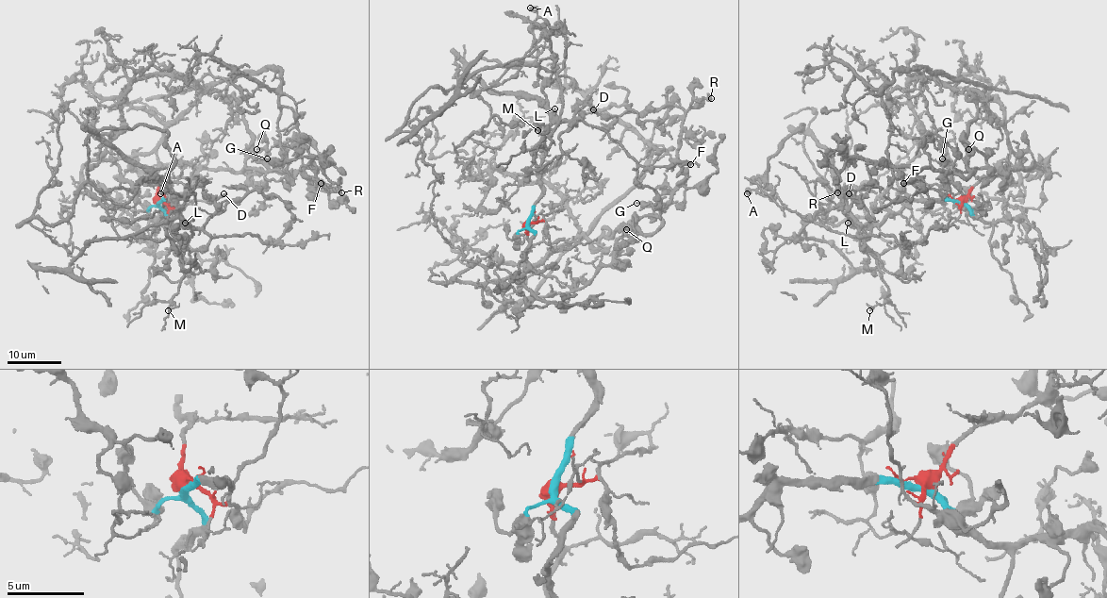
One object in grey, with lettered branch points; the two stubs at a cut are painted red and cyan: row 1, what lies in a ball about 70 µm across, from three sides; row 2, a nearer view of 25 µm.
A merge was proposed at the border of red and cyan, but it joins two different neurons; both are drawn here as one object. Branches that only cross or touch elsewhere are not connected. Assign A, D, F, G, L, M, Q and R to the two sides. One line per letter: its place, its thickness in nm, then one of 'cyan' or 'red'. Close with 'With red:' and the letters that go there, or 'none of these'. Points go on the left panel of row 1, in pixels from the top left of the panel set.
A: at (160, 193); 550 nm thick; cyan
D: at (223, 193); 200 nm thick; cyan
F: at (321, 183); 130 nm thick; red
G: at (267, 158); 320 nm thick; red
L: at (185, 223); 340 nm thick; cyan
M: at (168, 310); 160 nm thick; cyan
Q: at (256, 149); 120 nm thick; red
R: at (341, 192); 180 nm thick; red
With red: F, G, Q, R

